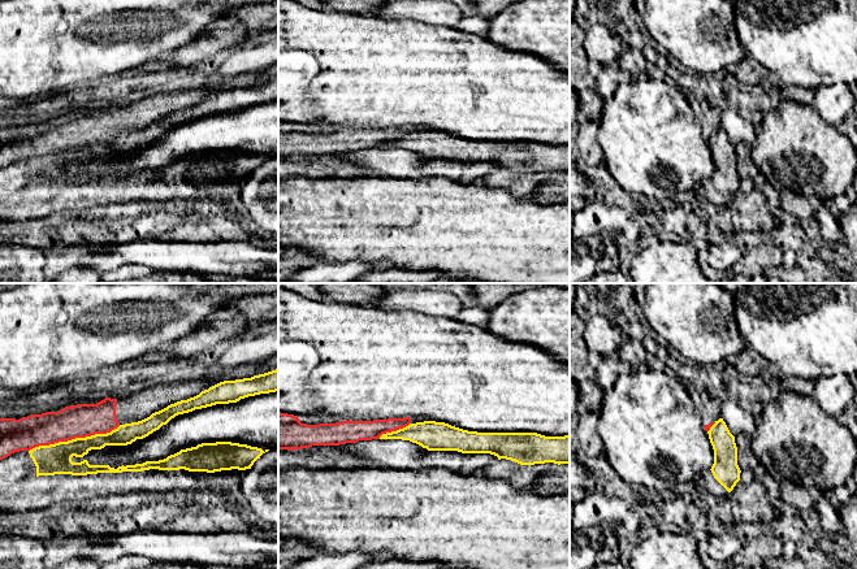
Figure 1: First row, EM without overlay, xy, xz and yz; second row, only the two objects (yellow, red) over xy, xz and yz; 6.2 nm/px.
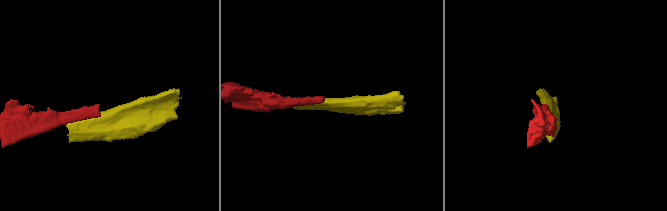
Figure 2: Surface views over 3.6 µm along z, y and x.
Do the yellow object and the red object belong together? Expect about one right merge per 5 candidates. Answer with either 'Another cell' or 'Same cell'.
Another cell

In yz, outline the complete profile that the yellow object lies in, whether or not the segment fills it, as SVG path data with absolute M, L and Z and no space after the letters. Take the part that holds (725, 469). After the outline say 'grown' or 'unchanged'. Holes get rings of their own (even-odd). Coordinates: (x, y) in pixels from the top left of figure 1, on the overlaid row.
M723 418L715 421L707 434L714 449L714 464L710 470L714 478L731 492L740 481L741 473L737 465L735 436L730 433Z; unchanged

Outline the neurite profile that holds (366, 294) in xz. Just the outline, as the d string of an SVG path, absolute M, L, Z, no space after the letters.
M317 283L320 291L332 301L375 307L385 290L372 283Z

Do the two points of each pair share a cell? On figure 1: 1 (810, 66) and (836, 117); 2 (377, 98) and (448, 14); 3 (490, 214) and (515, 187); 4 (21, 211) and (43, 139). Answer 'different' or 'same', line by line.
1: different
2: different
3: different
4: different

